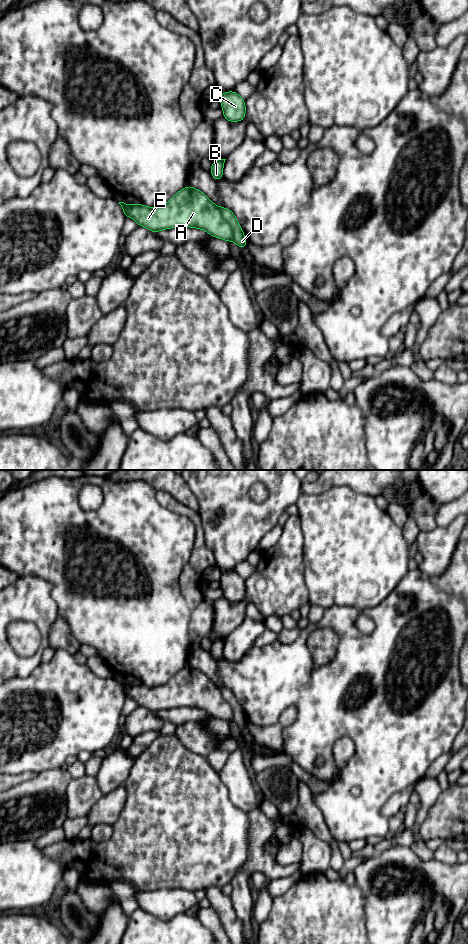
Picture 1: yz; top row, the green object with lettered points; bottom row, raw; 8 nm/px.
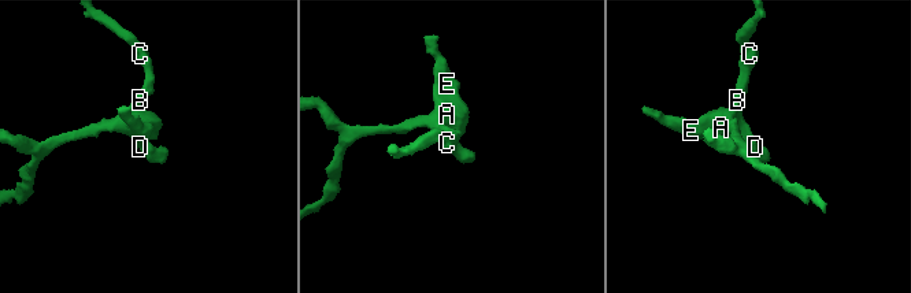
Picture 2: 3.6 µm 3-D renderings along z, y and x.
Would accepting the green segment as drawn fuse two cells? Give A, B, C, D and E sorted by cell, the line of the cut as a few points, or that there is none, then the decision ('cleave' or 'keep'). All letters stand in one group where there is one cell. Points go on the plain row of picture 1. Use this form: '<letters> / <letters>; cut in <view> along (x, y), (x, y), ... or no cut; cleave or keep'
A E / B C D; cut in yz along (218, 687), (221, 696), (231, 708), (234, 720); cleave

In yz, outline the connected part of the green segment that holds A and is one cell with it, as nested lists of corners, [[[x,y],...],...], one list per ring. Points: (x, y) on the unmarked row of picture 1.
[[[190,665],[160,686],[119,684],[126,698],[134,699],[137,706],[145,707],[153,713],[174,707],[190,707],[204,710],[212,717],[227,722],[234,721],[232,708],[222,697],[219,687],[202,671]]]

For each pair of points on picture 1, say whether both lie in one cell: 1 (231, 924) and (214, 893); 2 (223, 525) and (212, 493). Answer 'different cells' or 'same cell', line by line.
1: same cell
2: same cell

